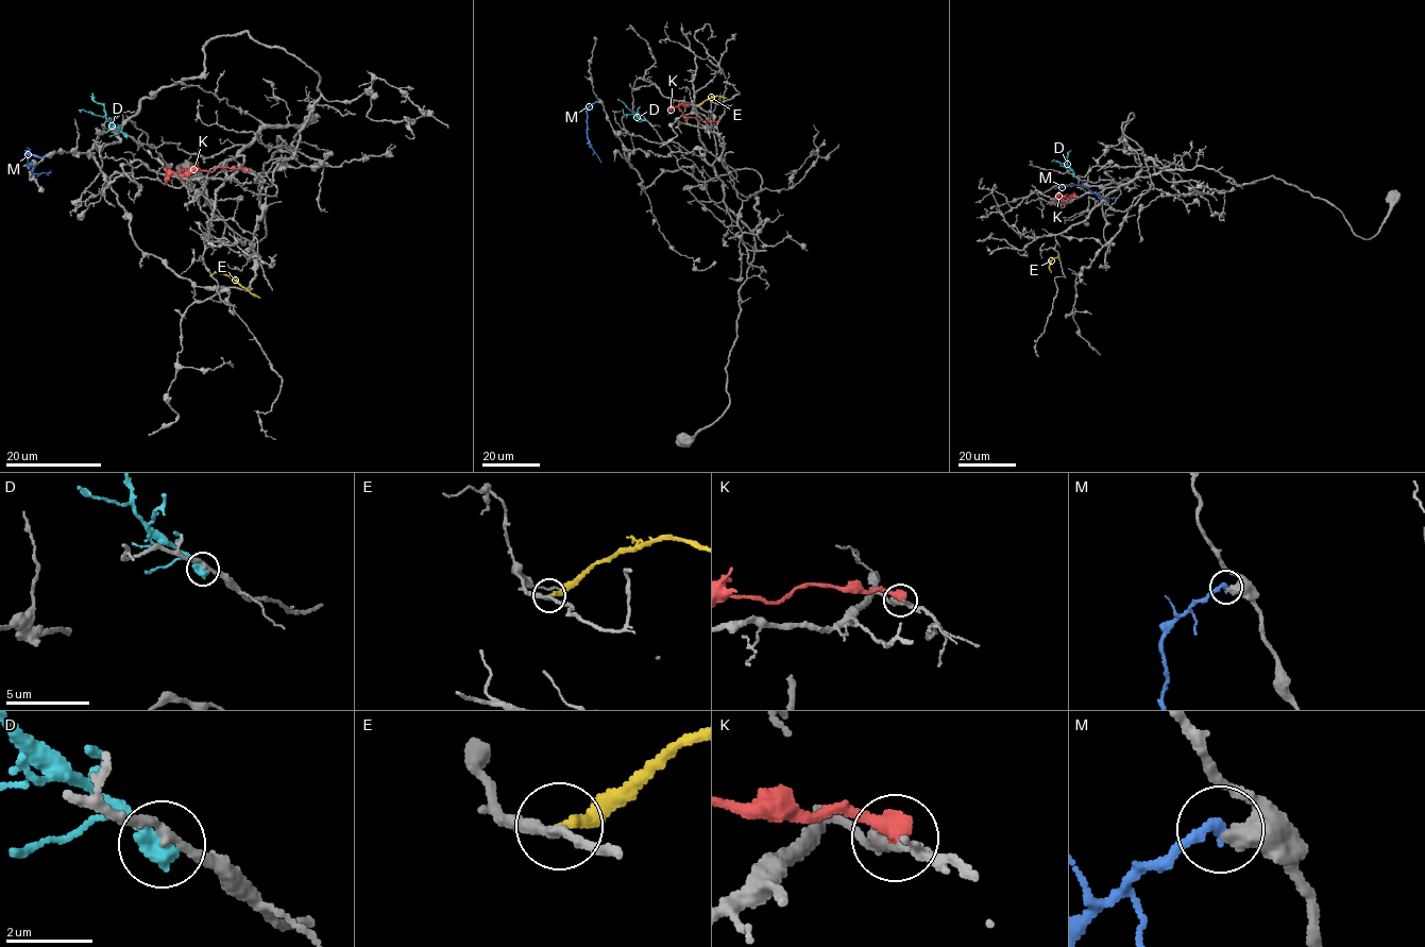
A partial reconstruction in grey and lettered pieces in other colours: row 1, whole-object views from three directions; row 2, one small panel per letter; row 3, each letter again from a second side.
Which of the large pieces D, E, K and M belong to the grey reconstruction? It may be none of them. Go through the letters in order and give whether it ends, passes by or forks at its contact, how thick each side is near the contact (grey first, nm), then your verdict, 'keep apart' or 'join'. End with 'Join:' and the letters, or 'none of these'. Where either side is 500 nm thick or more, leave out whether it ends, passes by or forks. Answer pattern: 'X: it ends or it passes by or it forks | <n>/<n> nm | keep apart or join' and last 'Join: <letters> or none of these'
D: it ends | 200/440 nm | keep apart
E: it ends | 200/200 nm | keep apart
K: 260/550 nm | keep apart
M: it ends | 360/260 nm | keep apart
Join: none of these

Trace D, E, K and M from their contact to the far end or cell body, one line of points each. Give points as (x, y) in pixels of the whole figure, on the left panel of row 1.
D: (126, 135), (104, 116), (83, 111), (80, 113)
E: (210, 274), (224, 273), (260, 298)
K: (247, 171), (217, 167), (210, 171), (180, 172), (186, 173), (198, 162)
M: (45, 156), (36, 157), (27, 151), (33, 173), (46, 173), (50, 170)

